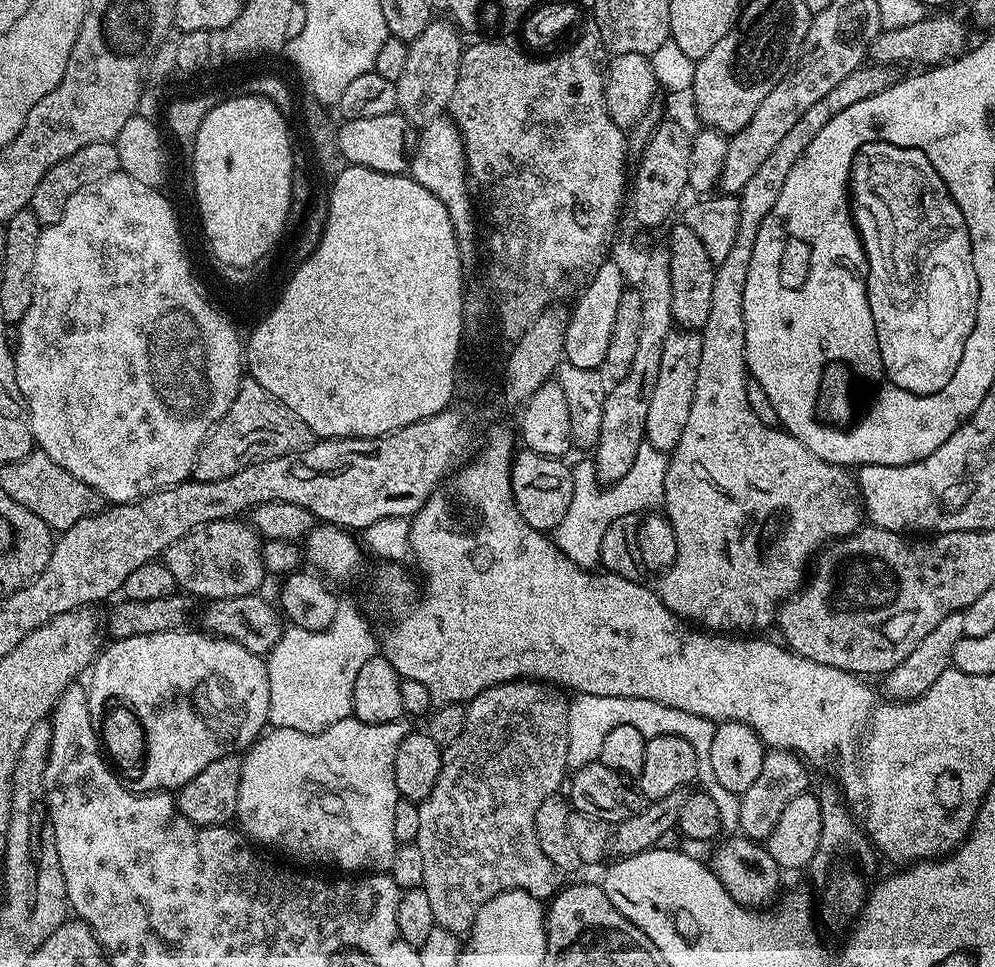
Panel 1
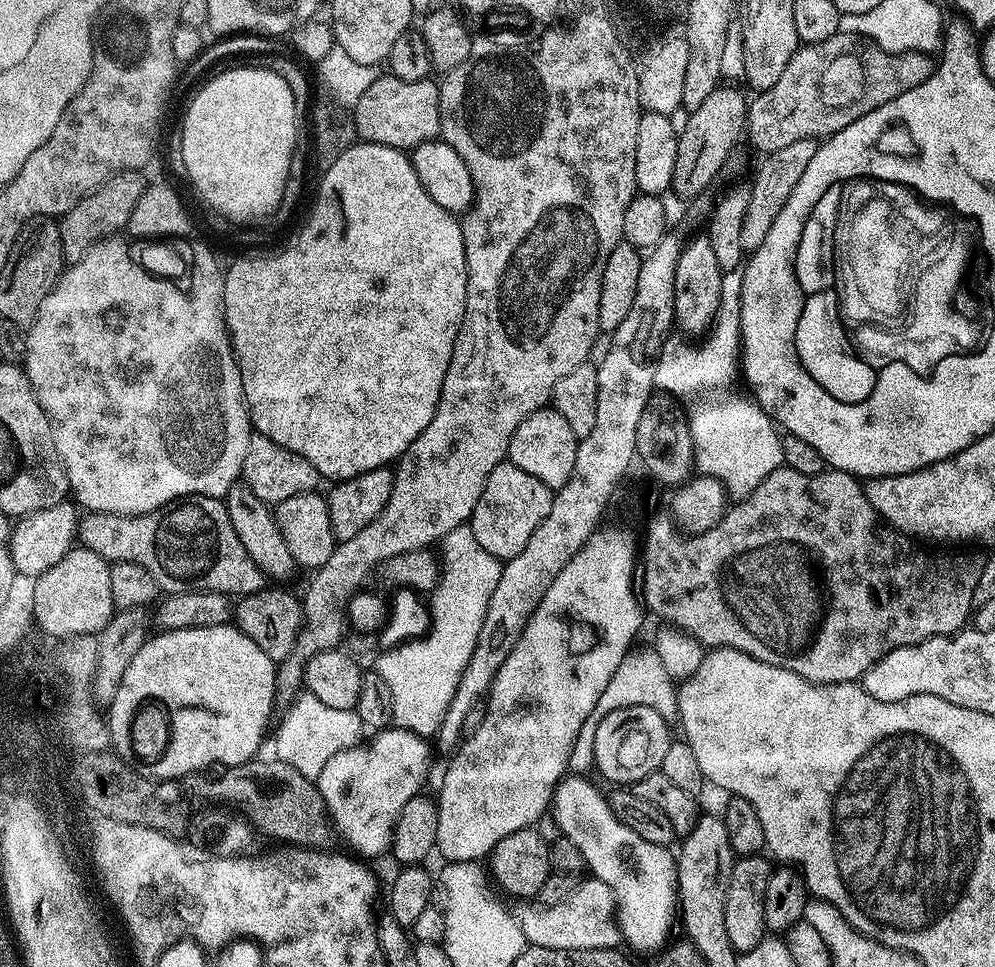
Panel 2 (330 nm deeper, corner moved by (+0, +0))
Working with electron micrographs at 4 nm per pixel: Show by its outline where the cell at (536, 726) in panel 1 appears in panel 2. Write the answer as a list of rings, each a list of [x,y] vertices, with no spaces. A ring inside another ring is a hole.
[[[595,878],[581,879],[575,892],[571,892],[560,904],[520,902],[514,915],[520,923],[527,943],[534,948],[554,950],[592,950],[616,948],[621,943],[620,926],[616,919],[616,900],[610,886]]]

